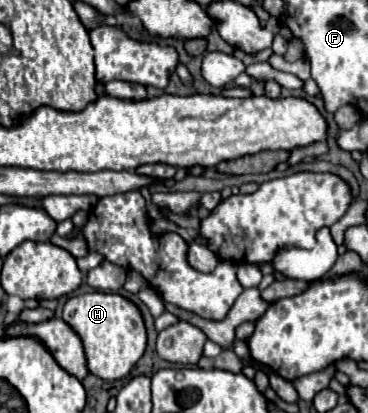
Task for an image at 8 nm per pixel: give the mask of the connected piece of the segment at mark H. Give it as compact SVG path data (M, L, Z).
M98 291L76 295L64 305L62 319L80 337L88 371L104 381L124 379L146 349L146 327L142 315L138 307L122 295Z

